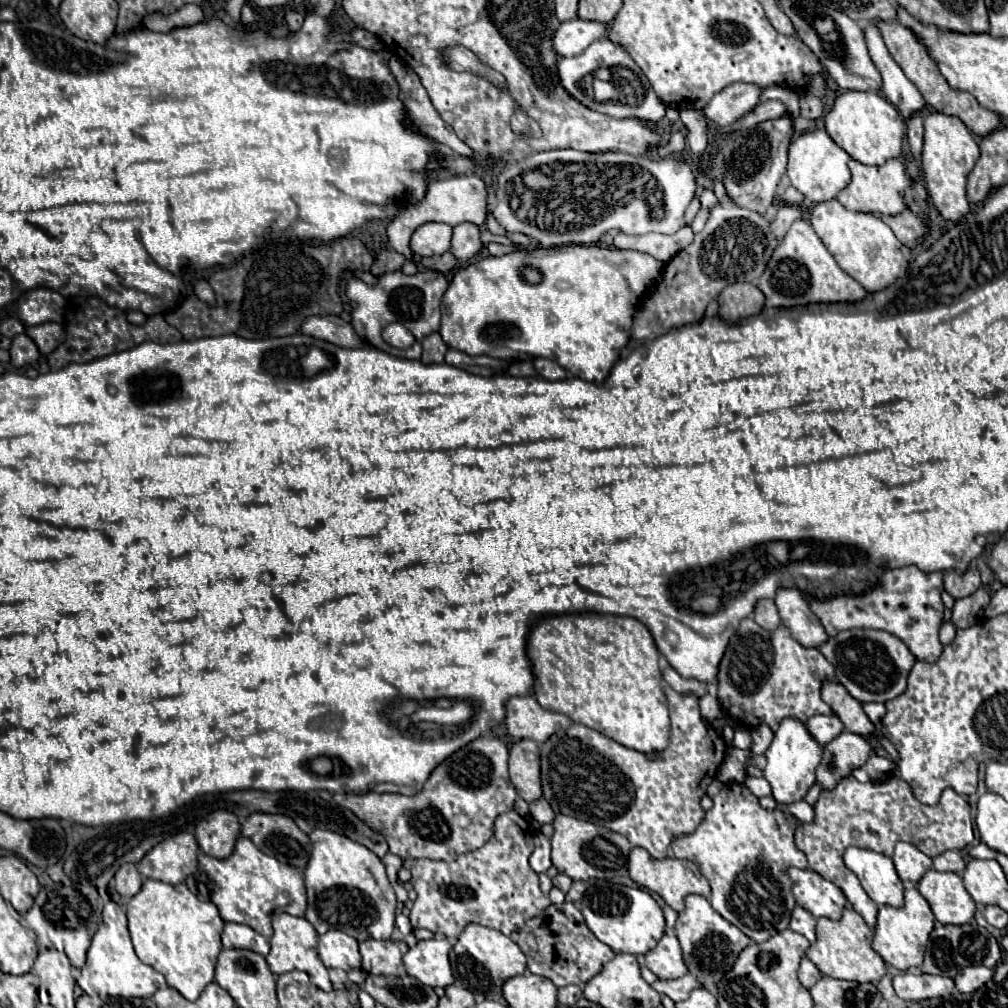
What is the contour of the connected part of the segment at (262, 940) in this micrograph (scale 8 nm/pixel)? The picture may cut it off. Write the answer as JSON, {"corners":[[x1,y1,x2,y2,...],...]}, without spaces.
{"corners":[[225,922,225,930,221,934,221,940,223,940,223,948,245,948,245,950,259,952,263,956,269,954,267,938,245,924]]}

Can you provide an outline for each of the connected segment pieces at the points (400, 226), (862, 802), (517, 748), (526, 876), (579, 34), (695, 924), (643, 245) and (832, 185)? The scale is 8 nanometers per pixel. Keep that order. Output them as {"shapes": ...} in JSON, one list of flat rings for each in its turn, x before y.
{"shapes":[[[473,174,473,176,449,176,443,180,433,180,427,186,427,192,423,196,423,200,419,200,417,204,407,204,403,206,403,210,397,212,397,216,387,225,388,241,392,249,399,250,404,255,406,263,401,271,407,275,413,275,418,271,417,266,413,262,413,254,410,249,410,239,425,222,445,222,451,226,457,226,461,222,473,222,473,224,483,224,487,218,487,184,481,176]],[[845,776,833,790,821,790,819,800,813,804,813,810,815,820,797,828,795,844,801,852,805,852,809,868,839,886,849,904,863,916,863,920,871,928,875,926,877,904,867,896,857,876,843,862,843,854,849,846,893,856,893,846,899,840,905,840,915,844,927,856,935,858,945,850,963,850,975,838,969,802,963,796,947,788,935,806,927,806,915,800,911,786,895,776,877,782,859,782,853,776]],[[519,740,511,746,509,754,509,778,517,794,525,802,541,798,539,780,539,746,533,740]],[[515,810,499,814,493,824,493,836,485,842,485,846,461,854,453,862,439,862,439,860,405,860,403,866,411,872,411,882,417,892,417,900,413,902,409,920,413,928,427,928,435,934,443,934,449,940,455,940,463,928,471,922,495,928,503,934,511,934,519,930,525,920,541,914,549,904,549,896,539,890,539,876,529,866,529,856,533,852,533,834,525,818,521,818]],[[581,18,569,20,561,24,553,36,553,52,557,56,577,56,589,44,603,38,607,34,607,26,599,22,587,22]],[[687,896,685,898,685,910,678,913,675,932,683,950,683,960,691,976,697,978,697,982,703,988,715,990,715,986,725,976,725,954,729,954,729,970,733,968,735,960,739,958,741,950,751,944,751,938,743,934,737,926,727,922,719,912,715,912,707,898,703,896]],[[683,224,675,234,643,234,643,236,627,236,627,234,619,234,615,236,613,244,617,248,633,248,639,252,649,252,653,258,667,262,671,260,671,256,675,256,675,252,679,252,679,248,685,248,687,244,691,244,693,240,693,230,689,224]],[[815,128,791,140,787,176,791,180,791,186,795,186,809,202,817,204,817,202,833,200,849,184,851,174,847,162,849,162,849,154,841,146,837,146,823,128]]]}

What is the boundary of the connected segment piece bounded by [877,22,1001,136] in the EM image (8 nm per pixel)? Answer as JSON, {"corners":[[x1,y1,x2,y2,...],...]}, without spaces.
{"corners":[[877,22,877,26,879,26,879,30,881,30,881,36,883,36,883,40,885,40,885,44,887,44,891,56,893,56,895,62,903,68,905,76,917,86,917,90,921,92,921,96,925,98,927,104,931,104,935,110,939,110,939,112,943,112,943,114,957,116,973,134,987,136,987,134,991,134,993,130,999,128,1001,118,999,118,995,112,991,112,991,110,979,106,979,102,977,102,971,94,953,90,953,88,947,84,947,80,945,80,943,74,939,72,937,64,927,56,927,50,919,44,919,40,915,38,915,34,913,34,909,28,901,26,901,24,897,24,897,22]]}

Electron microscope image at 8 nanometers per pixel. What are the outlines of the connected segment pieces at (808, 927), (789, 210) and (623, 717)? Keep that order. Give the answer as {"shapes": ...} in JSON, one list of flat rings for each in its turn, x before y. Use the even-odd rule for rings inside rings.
{"shapes":[[[797,906,791,914,791,926,789,928,803,934,809,942,813,942,815,940,815,922,817,922,817,918,811,912]],[[781,206,777,216,775,216,775,224,773,224,773,232,777,238,783,238,787,234,787,230,791,228,791,224,795,220,801,220,803,214,797,206]],[[579,612,541,618,527,636,537,702,585,724,607,738,639,750,663,750,669,738,669,714,659,670,659,652,651,632,635,618]]]}

